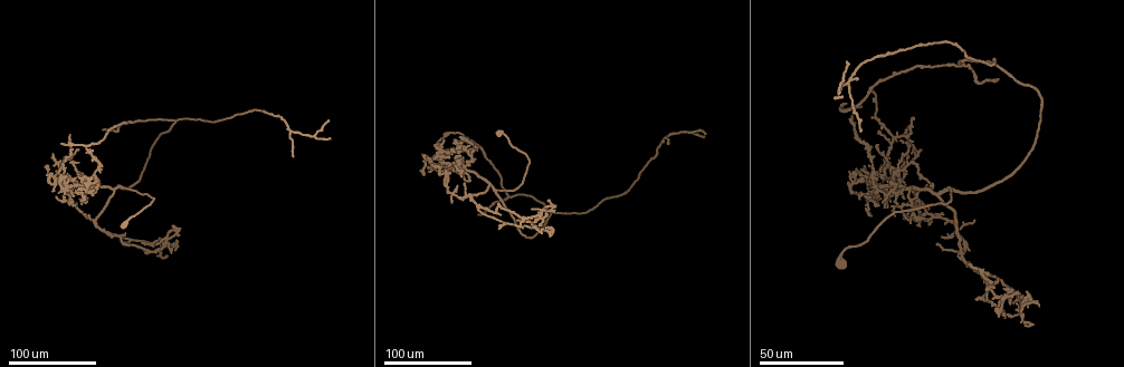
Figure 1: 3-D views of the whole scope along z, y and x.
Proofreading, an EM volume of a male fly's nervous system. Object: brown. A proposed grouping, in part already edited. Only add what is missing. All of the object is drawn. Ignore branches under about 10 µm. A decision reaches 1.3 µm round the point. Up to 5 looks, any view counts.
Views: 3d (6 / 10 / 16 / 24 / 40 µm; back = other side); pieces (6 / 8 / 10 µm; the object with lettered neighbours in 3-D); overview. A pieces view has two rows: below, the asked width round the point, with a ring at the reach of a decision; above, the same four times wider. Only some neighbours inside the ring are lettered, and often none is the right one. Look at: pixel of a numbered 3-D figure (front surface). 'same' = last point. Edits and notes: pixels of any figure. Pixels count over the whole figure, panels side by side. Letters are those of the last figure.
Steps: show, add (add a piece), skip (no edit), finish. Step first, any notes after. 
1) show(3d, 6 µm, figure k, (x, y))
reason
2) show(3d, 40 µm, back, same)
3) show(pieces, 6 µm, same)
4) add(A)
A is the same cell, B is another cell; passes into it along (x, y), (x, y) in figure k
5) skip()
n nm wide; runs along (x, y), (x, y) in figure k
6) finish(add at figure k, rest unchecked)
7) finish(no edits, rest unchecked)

show(3d, 24 µm, figure 1, (464, 184))

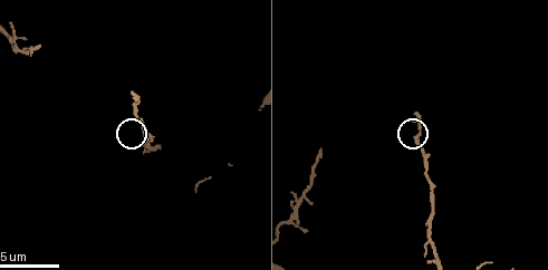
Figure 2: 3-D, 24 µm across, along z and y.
show(pieces, 10 µm, figure 2, (416, 113))
see the neighbours

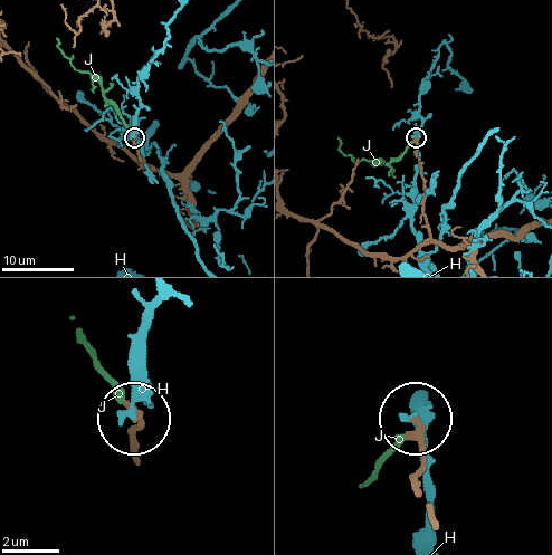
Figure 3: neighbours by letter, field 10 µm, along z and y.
add(J)
J is the same cell, H is another cell; passes into it along (430, 510), (418, 491), (422, 455), (403, 433), (378, 469) in figure 3; it goes on there

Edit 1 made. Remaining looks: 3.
show(overview)

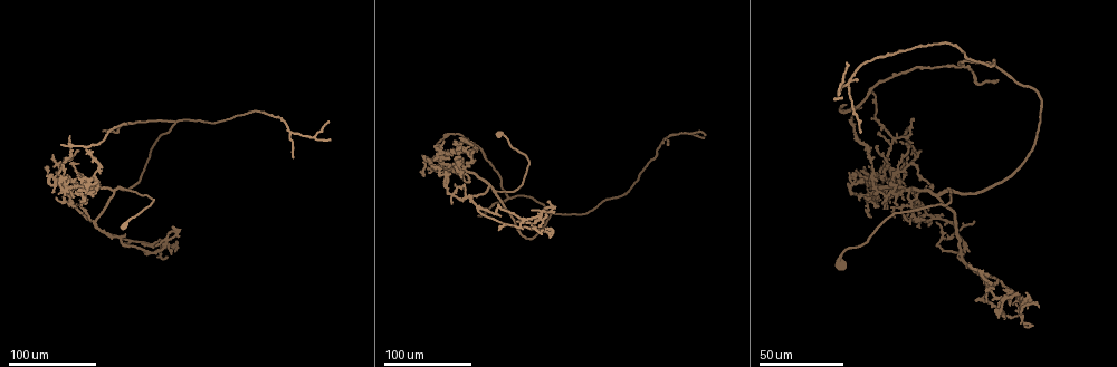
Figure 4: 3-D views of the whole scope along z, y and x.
show(3d, 24 µm, figure 4, (60, 177))
branch stops here

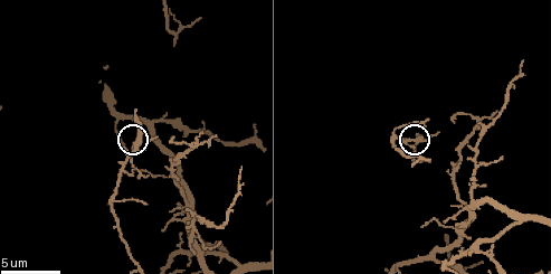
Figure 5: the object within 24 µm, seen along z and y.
show(pieces, 10 µm, figure 5, (134, 113))

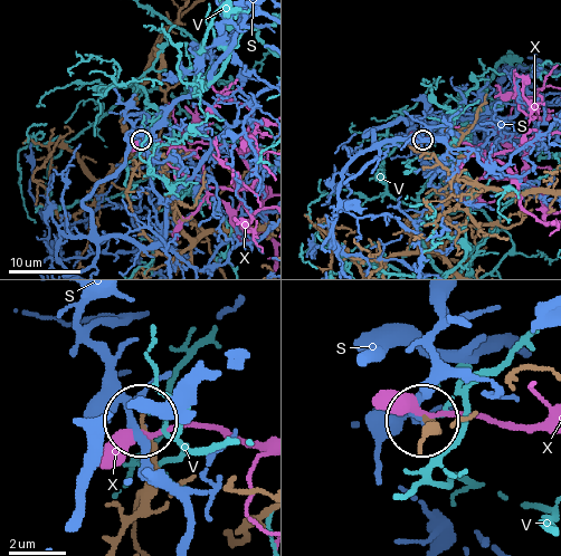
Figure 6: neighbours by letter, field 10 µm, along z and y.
skip()
S, V and X are other cells; none of them fits

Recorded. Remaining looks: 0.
finish(add at figure 3, rest unchecked)

